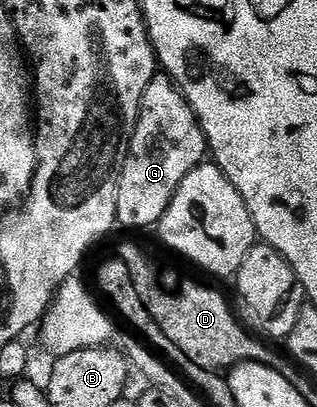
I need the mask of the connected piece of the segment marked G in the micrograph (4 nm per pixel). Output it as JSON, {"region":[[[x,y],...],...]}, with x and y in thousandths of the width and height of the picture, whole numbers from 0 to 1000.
{"region":[[[489,184],[448,233],[442,280],[372,440],[372,550],[483,563],[530,516],[568,447],[631,410],[653,383],[650,332],[606,260],[533,187]]]}

